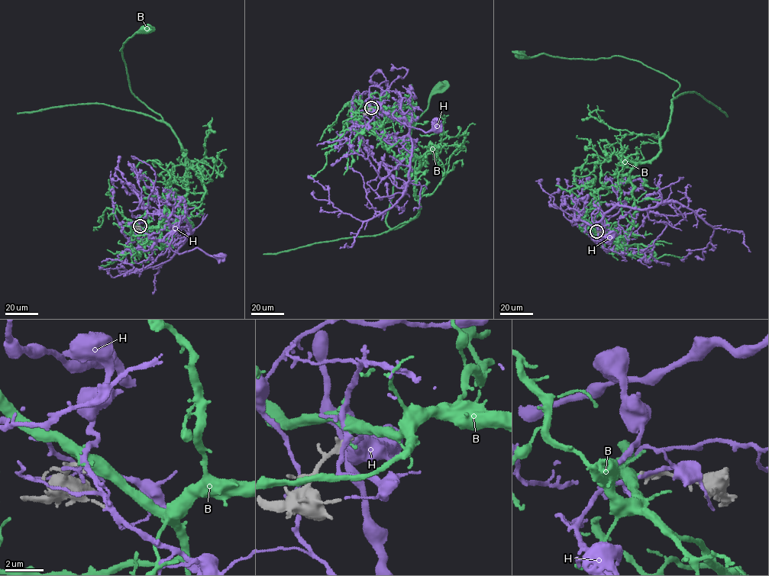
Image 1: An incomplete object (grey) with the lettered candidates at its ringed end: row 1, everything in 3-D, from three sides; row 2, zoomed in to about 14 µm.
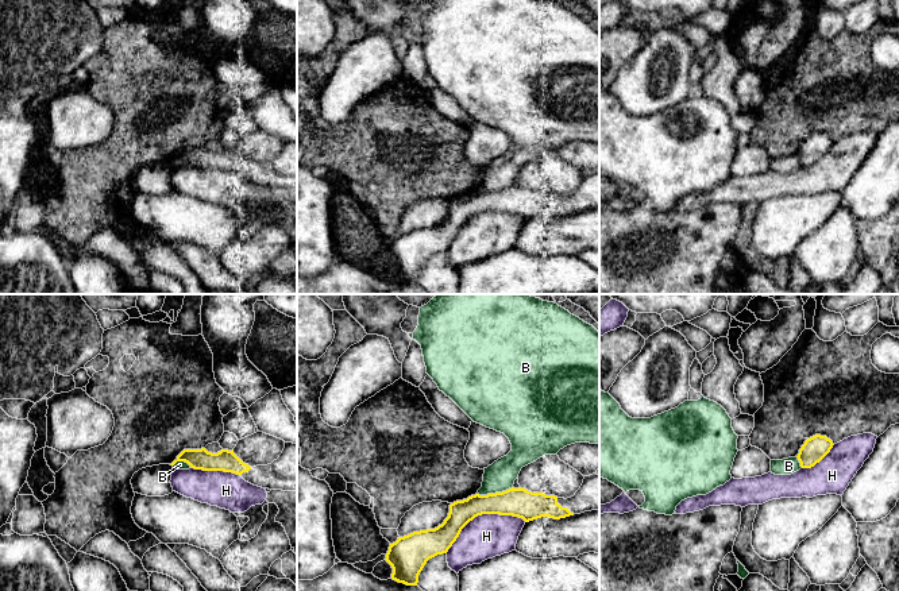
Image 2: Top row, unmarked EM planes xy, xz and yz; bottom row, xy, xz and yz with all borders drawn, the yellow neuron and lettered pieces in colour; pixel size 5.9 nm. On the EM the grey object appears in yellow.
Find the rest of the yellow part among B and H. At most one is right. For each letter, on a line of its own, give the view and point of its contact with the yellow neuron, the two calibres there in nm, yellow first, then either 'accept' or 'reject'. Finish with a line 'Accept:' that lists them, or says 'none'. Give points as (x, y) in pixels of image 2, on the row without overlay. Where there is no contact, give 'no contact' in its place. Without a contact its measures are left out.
B: xz (496, 190) | 180/180 nm | reject
H: xz (482, 211) | 180/260 nm | reject
Accept: none

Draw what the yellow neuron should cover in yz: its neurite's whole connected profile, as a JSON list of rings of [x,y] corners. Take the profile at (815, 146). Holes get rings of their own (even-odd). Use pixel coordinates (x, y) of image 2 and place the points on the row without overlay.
[[[815,132],[807,136],[796,154],[800,161],[800,165],[814,165],[830,150],[833,143],[833,139],[826,134]]]

